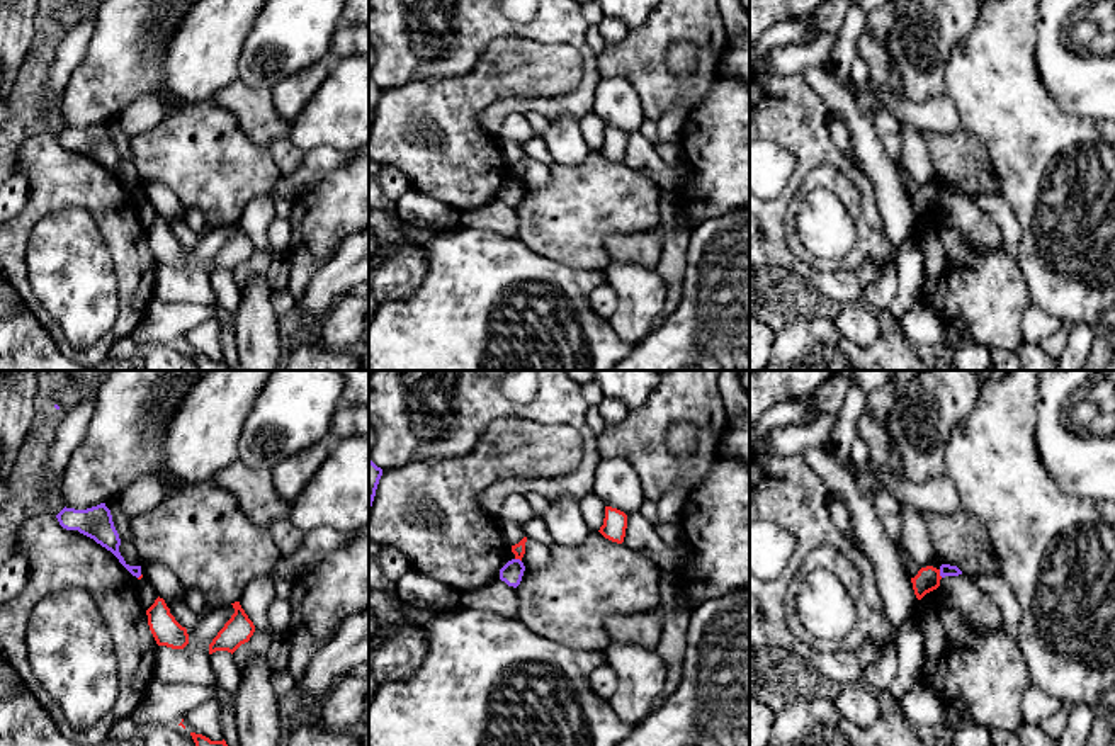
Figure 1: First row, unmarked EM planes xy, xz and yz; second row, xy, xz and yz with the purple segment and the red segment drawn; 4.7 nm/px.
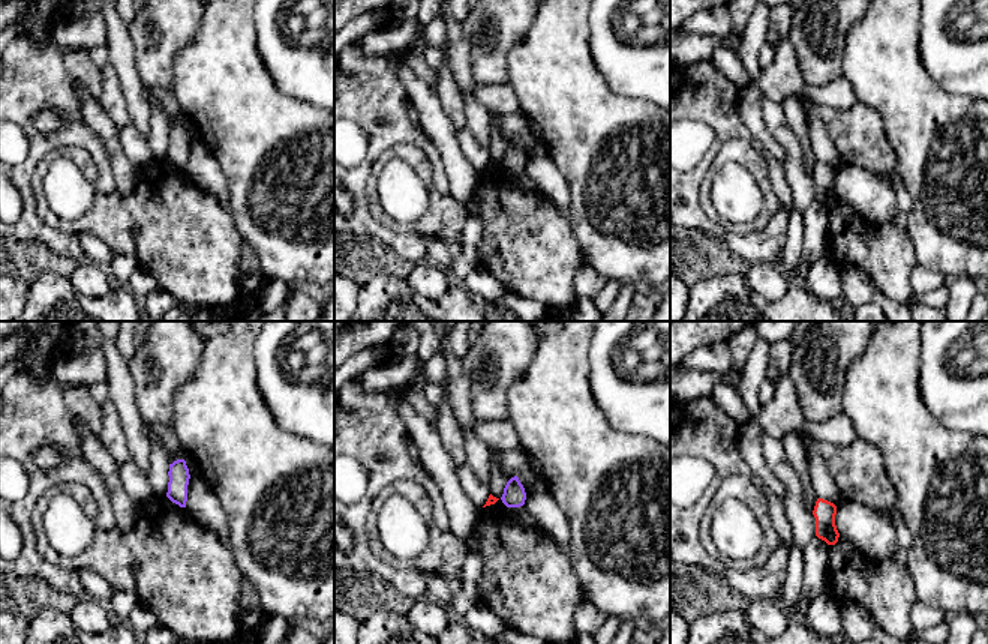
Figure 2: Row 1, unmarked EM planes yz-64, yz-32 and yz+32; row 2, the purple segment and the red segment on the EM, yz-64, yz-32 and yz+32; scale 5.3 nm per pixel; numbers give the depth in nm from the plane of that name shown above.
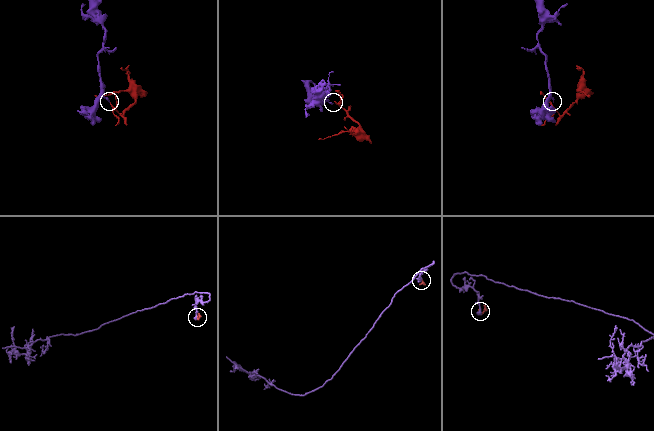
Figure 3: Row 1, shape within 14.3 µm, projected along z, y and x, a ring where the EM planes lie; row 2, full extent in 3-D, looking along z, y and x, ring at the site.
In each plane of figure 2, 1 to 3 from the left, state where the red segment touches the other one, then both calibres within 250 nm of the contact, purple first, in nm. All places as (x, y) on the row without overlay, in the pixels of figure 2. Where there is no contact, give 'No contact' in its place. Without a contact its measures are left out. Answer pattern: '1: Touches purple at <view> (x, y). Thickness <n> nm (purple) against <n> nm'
1: No contact
2: No contact
3: No contact

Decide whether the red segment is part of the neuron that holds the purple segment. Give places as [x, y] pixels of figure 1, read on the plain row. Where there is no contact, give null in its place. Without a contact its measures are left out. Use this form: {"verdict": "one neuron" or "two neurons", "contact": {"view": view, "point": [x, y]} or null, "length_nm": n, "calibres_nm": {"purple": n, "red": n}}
{"verdict": "two neurons", "contact": {"view": "yz", "point": [940, 192]}, "length_nm": 40, "calibres_nm": {"purple": 60, "red": 120}}

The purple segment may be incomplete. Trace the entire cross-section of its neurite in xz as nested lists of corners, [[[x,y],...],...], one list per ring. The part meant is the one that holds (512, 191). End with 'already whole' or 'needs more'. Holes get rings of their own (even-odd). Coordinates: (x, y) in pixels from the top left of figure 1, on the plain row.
[[[512,178],[500,189],[500,199],[508,206],[517,207],[522,201],[524,190],[524,182],[520,178]]] | already whole

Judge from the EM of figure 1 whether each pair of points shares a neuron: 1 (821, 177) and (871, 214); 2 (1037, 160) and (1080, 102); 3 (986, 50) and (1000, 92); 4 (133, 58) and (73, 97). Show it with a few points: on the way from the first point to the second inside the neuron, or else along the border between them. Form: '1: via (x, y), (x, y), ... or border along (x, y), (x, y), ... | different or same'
1: border along (843, 172), (859, 192), (862, 218), (882, 233) | different
2: border along (1042, 85), (1064, 111), (1097, 119) | different
3: via (993, 60), (993, 82) | same
4: via (118, 68), (89, 97) | same

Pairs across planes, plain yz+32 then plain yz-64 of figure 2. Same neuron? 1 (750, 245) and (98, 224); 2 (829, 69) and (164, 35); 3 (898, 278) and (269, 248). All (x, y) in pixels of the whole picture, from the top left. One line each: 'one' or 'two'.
1: two
2: one
3: two

